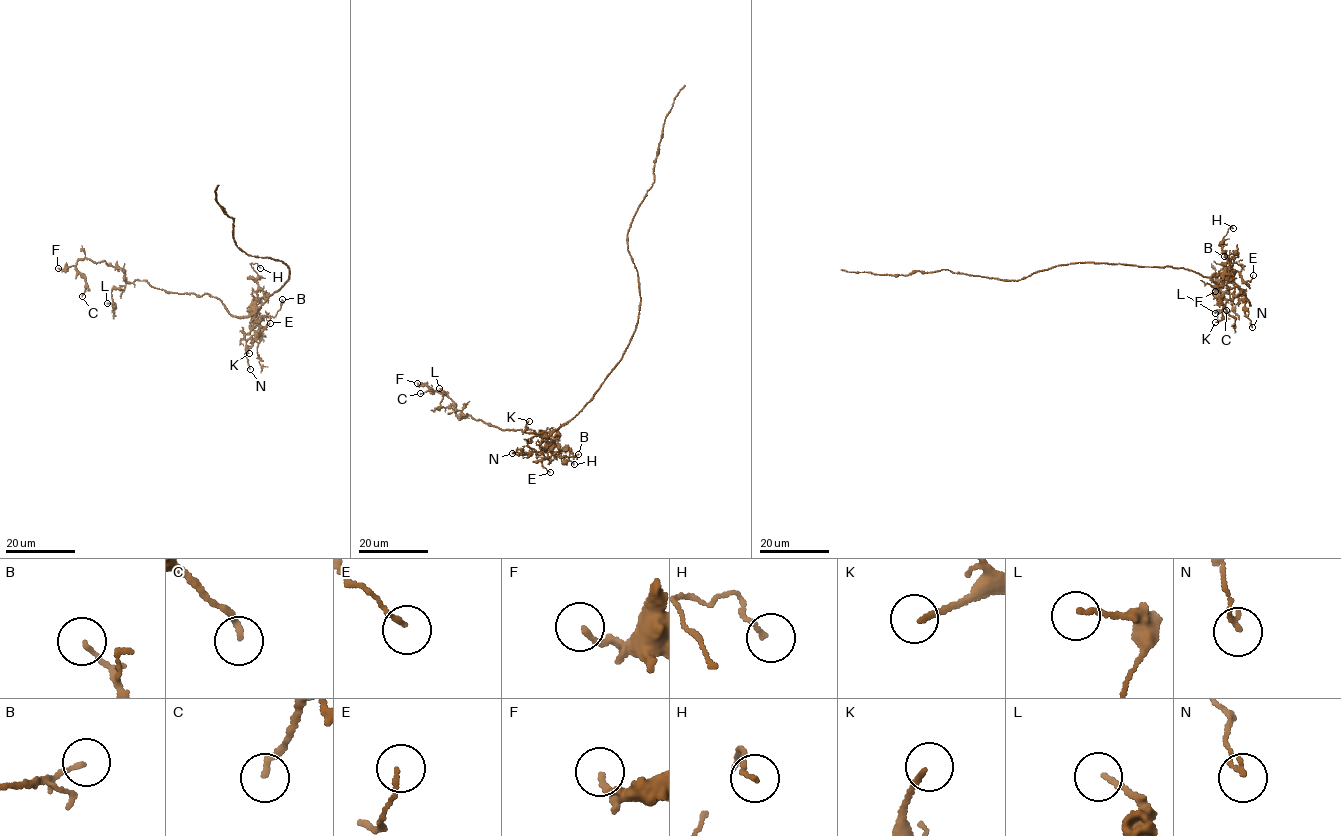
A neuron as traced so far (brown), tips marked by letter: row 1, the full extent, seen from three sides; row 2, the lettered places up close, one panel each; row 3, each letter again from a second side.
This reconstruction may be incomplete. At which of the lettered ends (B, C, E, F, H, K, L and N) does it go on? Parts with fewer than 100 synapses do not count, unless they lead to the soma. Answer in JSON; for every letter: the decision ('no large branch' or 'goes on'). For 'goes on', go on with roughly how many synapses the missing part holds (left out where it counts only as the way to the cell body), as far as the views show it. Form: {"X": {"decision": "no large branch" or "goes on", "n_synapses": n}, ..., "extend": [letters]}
{"B": {"decision": "no large branch"}, "C": {"decision": "no large branch"}, "E": {"decision": "no large branch"}, "F": {"decision": "no large branch"}, "H": {"decision": "no large branch"}, "K": {"decision": "no large branch"}, "L": {"decision": "no large branch"}, "N": {"decision": "no large branch"}, "extend": []}

